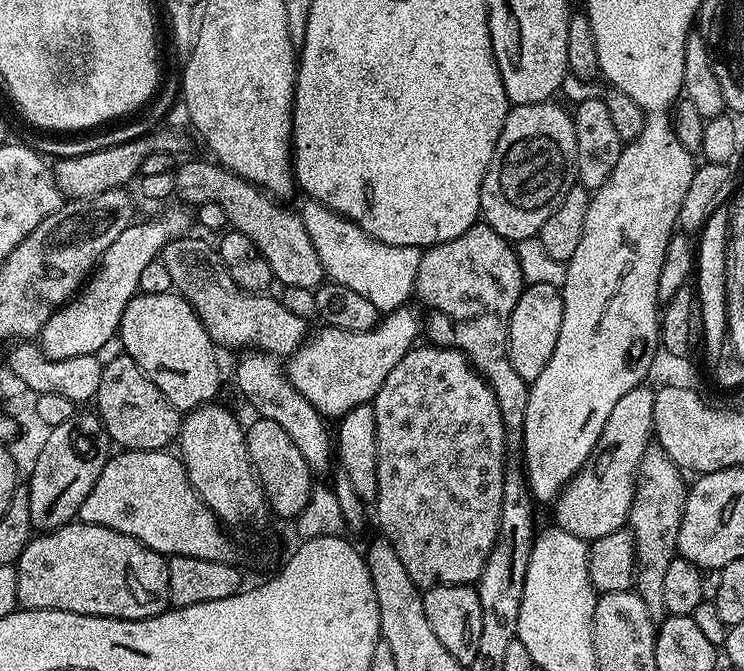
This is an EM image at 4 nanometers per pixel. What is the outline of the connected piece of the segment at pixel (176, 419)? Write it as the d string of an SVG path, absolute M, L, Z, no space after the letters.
M122 354L118 358L110 358L110 362L103 365L102 379L98 381L98 394L94 401L94 411L104 424L109 441L113 445L120 444L116 446L121 449L134 452L158 452L167 449L168 443L171 440L173 443L180 435L181 413L177 412L175 406L164 397L162 390L158 390L158 386L154 386L150 378L146 378L146 374L138 366L138 362L134 362L134 358Z

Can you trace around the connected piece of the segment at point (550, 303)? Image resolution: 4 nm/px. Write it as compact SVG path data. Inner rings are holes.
M542 284L525 287L518 306L514 306L514 314L510 314L508 327L508 353L514 370L518 370L518 378L531 382L546 370L546 362L550 362L550 354L554 354L554 346L558 346L563 313L564 293L559 287Z

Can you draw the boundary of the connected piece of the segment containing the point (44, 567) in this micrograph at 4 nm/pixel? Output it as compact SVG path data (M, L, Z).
M73 522L52 532L33 535L16 561L19 607L24 610L73 612L87 616L109 616L115 620L145 620L169 611L168 561L142 542L106 526Z

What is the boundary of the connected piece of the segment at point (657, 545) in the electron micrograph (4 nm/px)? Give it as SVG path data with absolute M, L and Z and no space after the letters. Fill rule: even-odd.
M649 446L640 463L640 475L634 494L627 527L636 543L636 591L650 611L653 623L659 624L666 617L663 601L663 579L672 559L678 555L676 543L682 526L684 497L686 495L685 473L659 446Z

